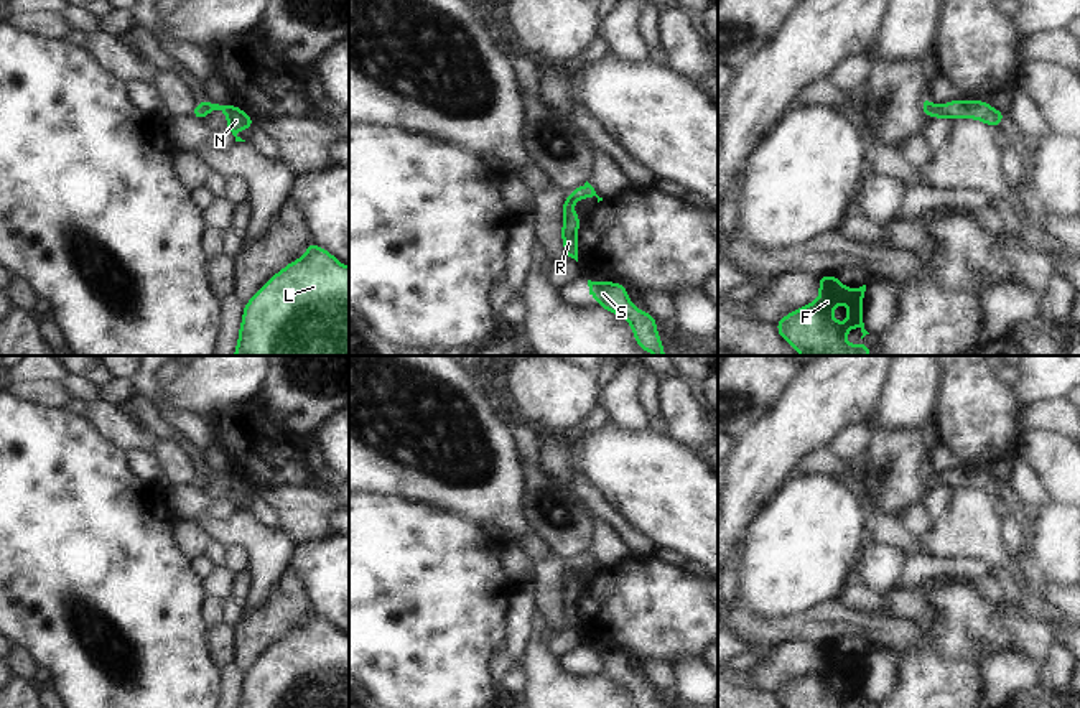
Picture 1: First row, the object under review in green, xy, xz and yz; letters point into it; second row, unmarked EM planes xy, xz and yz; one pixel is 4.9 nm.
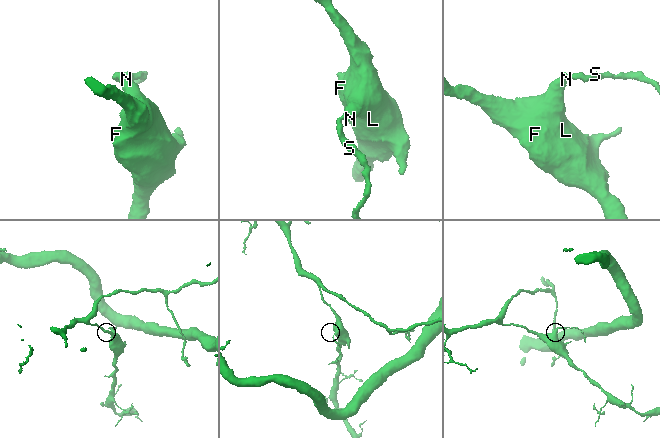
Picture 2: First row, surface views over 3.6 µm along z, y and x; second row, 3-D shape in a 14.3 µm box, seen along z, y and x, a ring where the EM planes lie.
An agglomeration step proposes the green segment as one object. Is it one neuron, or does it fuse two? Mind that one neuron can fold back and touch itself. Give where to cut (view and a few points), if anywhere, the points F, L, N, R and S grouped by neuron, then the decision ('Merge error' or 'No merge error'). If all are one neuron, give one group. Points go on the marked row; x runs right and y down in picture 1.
Split along xy (201, 102), (208, 112). Groups: F L N / R S. Merge error

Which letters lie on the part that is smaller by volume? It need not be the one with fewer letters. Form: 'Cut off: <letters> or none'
Cut off: R, S

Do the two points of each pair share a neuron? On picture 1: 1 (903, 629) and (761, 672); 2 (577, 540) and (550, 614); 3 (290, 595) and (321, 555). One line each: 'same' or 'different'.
1: different
2: different
3: different

